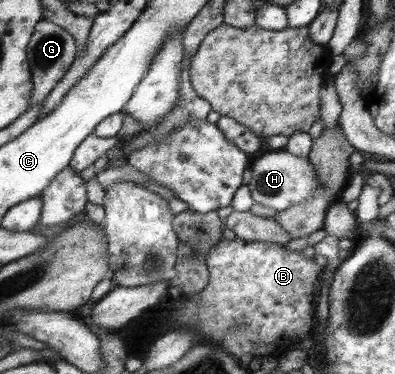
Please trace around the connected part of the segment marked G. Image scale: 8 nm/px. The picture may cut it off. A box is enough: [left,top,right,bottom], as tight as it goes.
[28,20,77,107]

